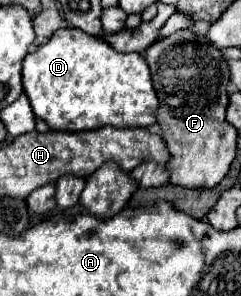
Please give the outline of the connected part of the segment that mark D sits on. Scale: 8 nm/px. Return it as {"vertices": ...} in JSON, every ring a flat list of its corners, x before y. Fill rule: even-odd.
{"vertices":[[77,28,55,32,47,44,27,54,23,60,23,88,35,116,43,118,51,130,79,132,101,126,149,128,155,124,159,108,149,66,141,54,121,54]]}

